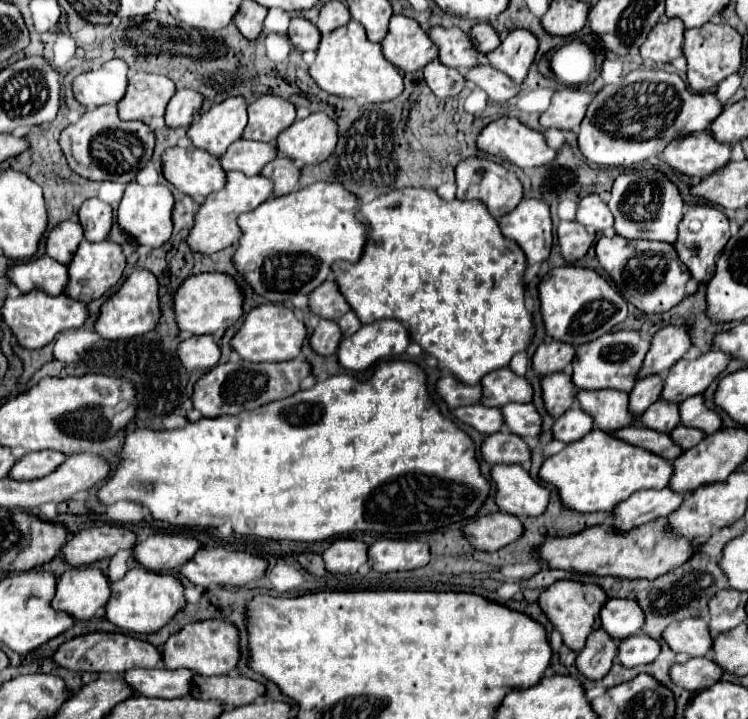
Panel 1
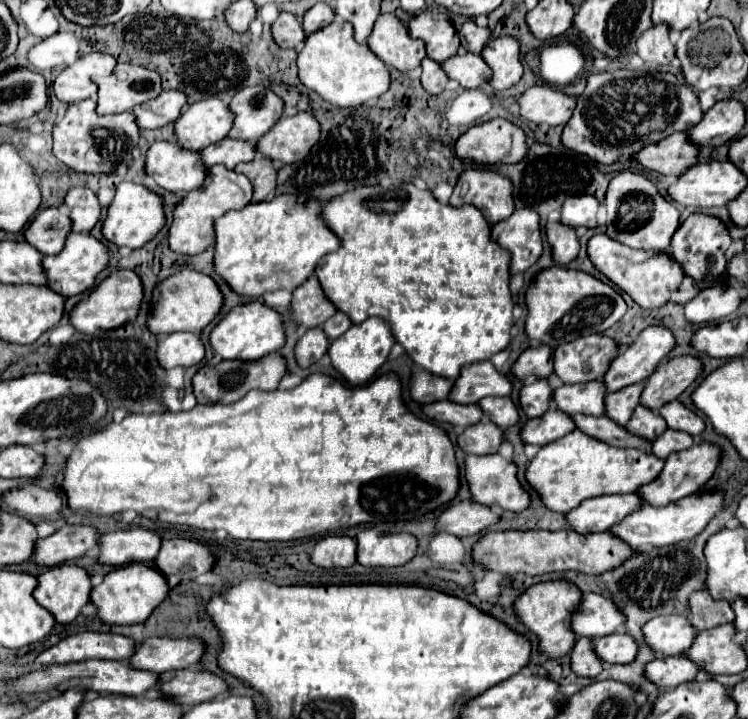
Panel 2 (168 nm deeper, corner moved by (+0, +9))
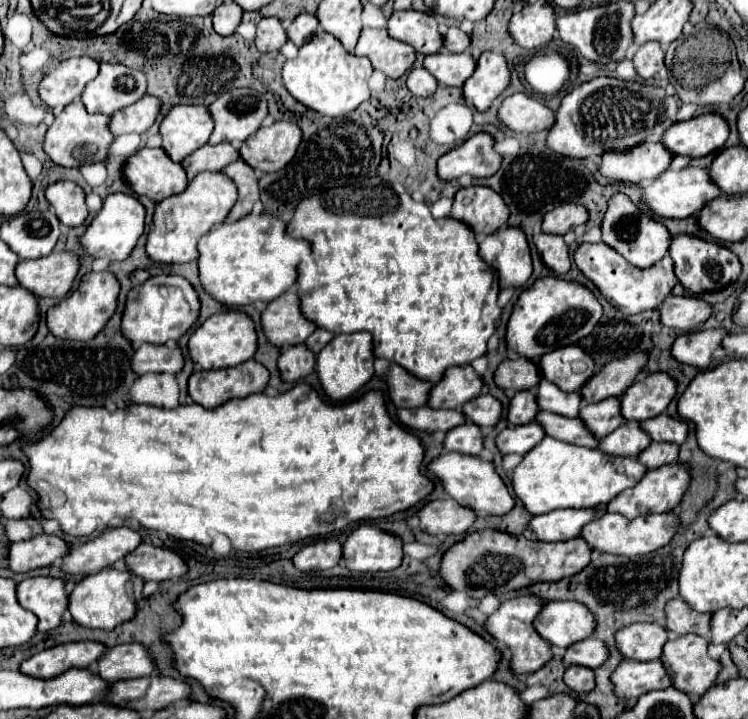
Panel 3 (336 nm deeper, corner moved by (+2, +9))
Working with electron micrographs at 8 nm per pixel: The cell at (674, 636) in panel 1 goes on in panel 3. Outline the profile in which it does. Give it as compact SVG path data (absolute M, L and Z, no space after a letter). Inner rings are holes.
M659 623L649 625L629 625L615 633L615 647L625 659L653 661L661 657L661 649L669 633Z

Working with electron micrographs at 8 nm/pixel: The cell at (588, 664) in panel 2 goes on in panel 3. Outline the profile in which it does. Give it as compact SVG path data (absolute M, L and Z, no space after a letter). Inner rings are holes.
M569 667L565 671L563 681L575 693L589 693L595 687L593 671L591 669L581 669L581 667Z

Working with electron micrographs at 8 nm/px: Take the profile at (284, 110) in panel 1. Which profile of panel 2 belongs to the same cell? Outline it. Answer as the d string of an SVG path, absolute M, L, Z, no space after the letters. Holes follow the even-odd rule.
M265 85L243 87L231 99L235 125L229 137L259 141L283 115L283 99Z

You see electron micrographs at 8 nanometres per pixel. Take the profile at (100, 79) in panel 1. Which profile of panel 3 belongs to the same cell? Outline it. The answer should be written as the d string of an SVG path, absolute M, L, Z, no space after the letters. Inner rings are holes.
M73 57L55 65L39 83L39 97L49 107L65 107L75 101L85 85L97 77L99 63L91 57Z

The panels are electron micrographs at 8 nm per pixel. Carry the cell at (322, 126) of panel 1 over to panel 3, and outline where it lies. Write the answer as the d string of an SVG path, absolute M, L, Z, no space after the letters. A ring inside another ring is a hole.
M277 121L261 127L239 145L239 157L257 173L277 172L288 165L301 143L301 129L295 123Z

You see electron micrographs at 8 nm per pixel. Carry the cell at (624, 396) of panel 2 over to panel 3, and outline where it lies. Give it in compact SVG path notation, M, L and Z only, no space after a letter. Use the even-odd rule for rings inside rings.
M617 397L605 399L601 403L593 403L593 405L583 405L579 411L579 417L587 427L587 431L597 439L607 437L623 423L621 403Z

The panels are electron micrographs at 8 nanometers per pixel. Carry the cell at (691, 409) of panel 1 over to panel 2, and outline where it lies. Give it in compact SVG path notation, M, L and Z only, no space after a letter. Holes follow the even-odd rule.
M679 399L677 401L669 401L667 405L663 405L659 409L659 415L667 421L667 425L671 429L677 431L687 431L693 437L699 437L705 429L705 421L691 409L687 409Z

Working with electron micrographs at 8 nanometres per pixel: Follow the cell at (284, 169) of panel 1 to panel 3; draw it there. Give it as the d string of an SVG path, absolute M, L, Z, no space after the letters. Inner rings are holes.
M233 161L231 165L227 165L221 173L225 173L237 187L237 203L235 207L229 211L229 219L237 221L245 215L249 215L259 199L259 185L257 185L257 177L255 171L249 169L249 165L245 165L245 161Z

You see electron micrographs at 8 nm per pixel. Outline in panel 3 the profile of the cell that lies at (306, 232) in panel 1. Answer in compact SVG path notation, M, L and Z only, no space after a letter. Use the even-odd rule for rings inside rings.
M247 215L235 223L221 223L199 239L197 249L201 287L229 307L277 299L295 285L297 265L311 253L309 241L285 237L285 223L269 215Z

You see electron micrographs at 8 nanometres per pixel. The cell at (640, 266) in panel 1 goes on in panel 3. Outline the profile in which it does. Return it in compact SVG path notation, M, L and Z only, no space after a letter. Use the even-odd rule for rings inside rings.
M581 243L575 251L575 263L581 269L581 273L593 281L593 285L601 291L601 295L611 303L615 309L619 309L625 315L643 313L647 309L657 309L661 301L671 293L671 289L677 285L677 277L673 273L673 261L671 257L663 257L659 265L653 265L653 269L637 269L635 265L629 265L613 247L605 243Z

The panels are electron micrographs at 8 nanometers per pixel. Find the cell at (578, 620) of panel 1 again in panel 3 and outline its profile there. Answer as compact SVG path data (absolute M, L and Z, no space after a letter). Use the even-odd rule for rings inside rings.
M515 597L509 601L503 601L487 619L487 633L497 639L499 643L507 645L511 653L511 671L513 675L529 675L541 669L551 659L551 645L547 641L541 641L537 633L533 633L533 617L537 615L537 609L541 609L541 601L533 601L533 597Z

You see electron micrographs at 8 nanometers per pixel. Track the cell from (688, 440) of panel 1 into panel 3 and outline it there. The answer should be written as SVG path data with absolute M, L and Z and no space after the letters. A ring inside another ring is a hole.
M651 443L643 453L639 453L637 461L641 461L647 469L657 469L669 463L675 463L679 453L677 445L665 445L665 443Z

